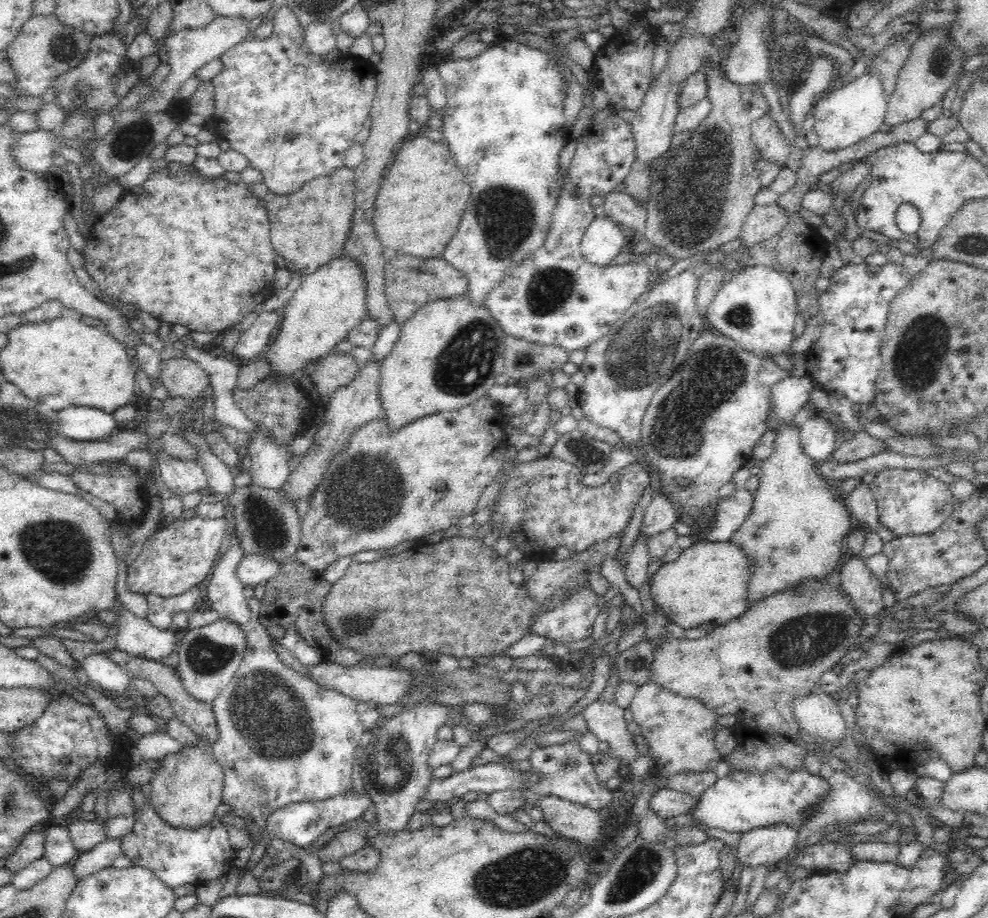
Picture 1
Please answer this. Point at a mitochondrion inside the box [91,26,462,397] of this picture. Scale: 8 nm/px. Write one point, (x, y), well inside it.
(132, 138)

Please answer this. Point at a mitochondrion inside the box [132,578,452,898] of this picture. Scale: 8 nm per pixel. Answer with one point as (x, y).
(267, 710)

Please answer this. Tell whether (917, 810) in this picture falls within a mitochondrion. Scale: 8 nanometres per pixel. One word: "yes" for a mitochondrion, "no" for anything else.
no

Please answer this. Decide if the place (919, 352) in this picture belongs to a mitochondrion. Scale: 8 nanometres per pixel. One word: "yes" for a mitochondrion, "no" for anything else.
yes

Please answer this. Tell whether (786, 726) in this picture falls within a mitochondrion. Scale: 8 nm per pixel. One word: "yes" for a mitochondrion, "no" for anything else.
no

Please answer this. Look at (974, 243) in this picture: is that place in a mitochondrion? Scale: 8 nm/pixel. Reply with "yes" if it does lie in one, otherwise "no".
yes

